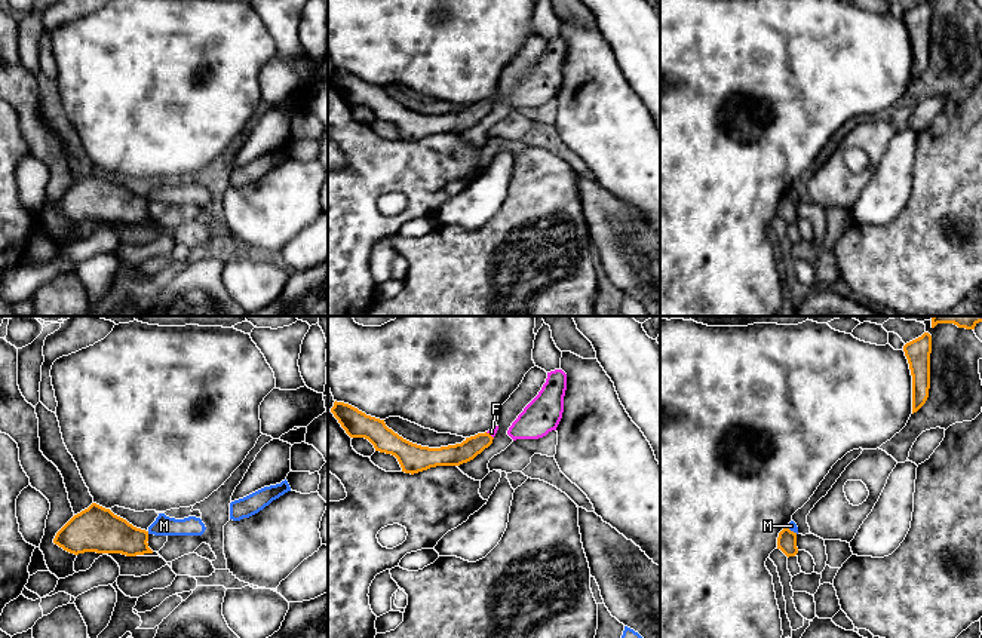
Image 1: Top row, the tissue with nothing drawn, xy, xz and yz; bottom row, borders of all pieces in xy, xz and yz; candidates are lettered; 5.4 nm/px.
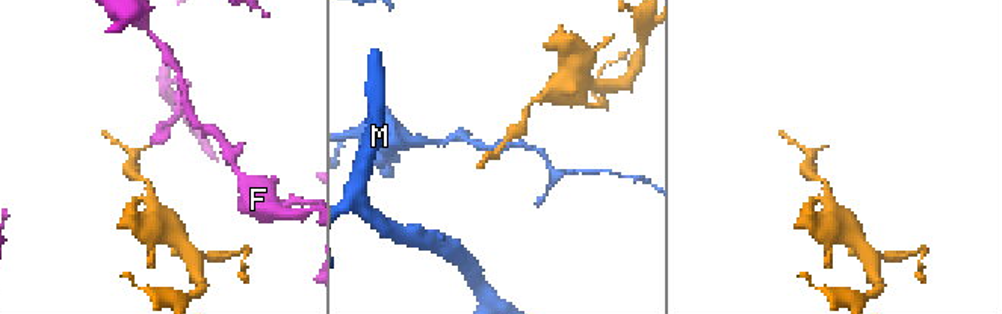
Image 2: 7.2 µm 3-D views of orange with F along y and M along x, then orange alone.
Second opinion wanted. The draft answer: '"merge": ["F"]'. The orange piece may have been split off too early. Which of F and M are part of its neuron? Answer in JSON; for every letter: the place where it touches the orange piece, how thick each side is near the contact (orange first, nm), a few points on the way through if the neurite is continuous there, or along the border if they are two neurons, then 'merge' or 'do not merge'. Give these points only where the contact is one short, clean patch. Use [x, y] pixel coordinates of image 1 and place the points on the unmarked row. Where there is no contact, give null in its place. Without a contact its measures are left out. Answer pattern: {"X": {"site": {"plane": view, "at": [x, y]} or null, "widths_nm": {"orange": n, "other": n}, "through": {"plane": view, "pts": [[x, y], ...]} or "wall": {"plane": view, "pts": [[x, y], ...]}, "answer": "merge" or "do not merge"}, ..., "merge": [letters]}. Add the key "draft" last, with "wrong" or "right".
{"F": {"site": {"plane": "xz", "at": [490, 103]}, "widths_nm": {"orange": 120, "other": 40}, "through": {"plane": "xz", "pts": [[457, 122], [490, 103], [491, 100]]}, "answer": "merge"}, "M": {"site": {"plane": "yz", "at": [792, 199]}, "widths_nm": {"orange": 110, "other": 50}, "wall": {"plane": "yz", "pts": [[786, 195], [797, 201]]}, "answer": "do not merge"}, "merge": ["F"], "draft": "right"}

